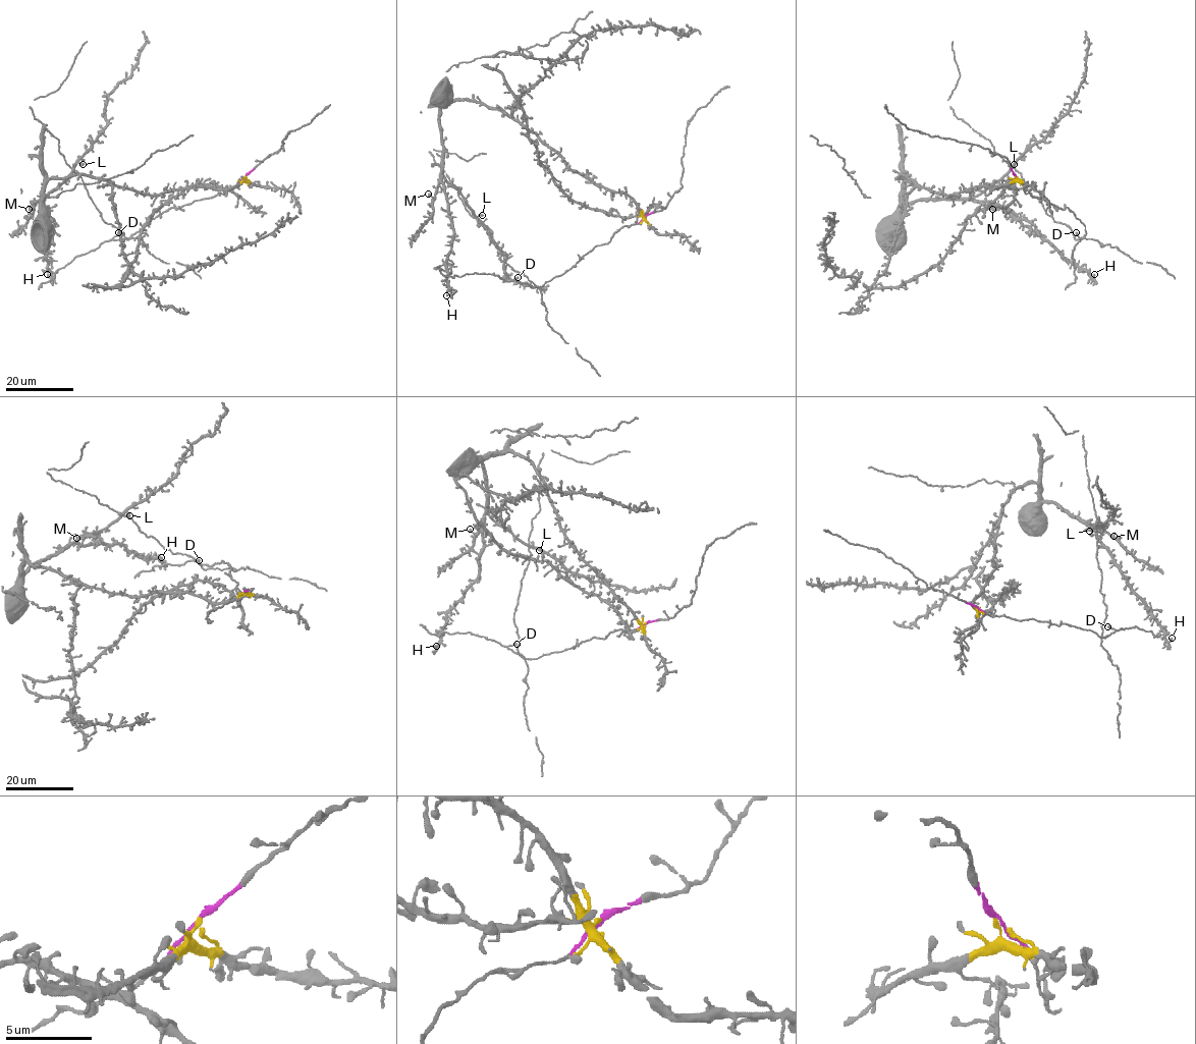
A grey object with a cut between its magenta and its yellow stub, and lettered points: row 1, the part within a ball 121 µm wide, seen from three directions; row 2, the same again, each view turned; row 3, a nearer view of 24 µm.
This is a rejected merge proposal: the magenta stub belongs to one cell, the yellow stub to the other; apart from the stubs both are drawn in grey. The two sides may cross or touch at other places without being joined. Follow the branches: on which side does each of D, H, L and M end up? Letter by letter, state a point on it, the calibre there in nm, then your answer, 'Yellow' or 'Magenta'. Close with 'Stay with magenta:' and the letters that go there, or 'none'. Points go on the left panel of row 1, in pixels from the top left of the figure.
D: Place: (118, 232). Thickness 340 nm. Magenta
H: Place: (47, 274). Thickness 360 nm. Yellow
L: Place: (83, 164). Thickness 400 nm. Yellow
M: Place: (29, 209). Thickness 320 nm. Yellow
Stay with magenta: D

